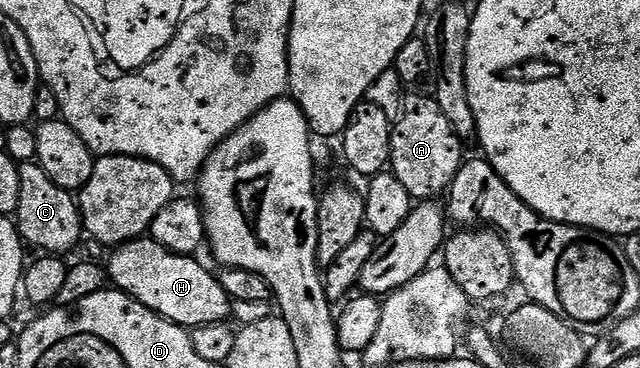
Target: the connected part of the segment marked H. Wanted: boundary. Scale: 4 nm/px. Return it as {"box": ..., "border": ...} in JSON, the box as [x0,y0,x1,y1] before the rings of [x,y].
{"box":[106,236,234,328],"border":[[[151,236],[126,242],[111,254],[112,259],[106,262],[111,285],[155,314],[185,328],[229,321],[228,313],[234,309],[232,299],[222,288],[219,277],[195,262],[195,257],[170,252]]]}

